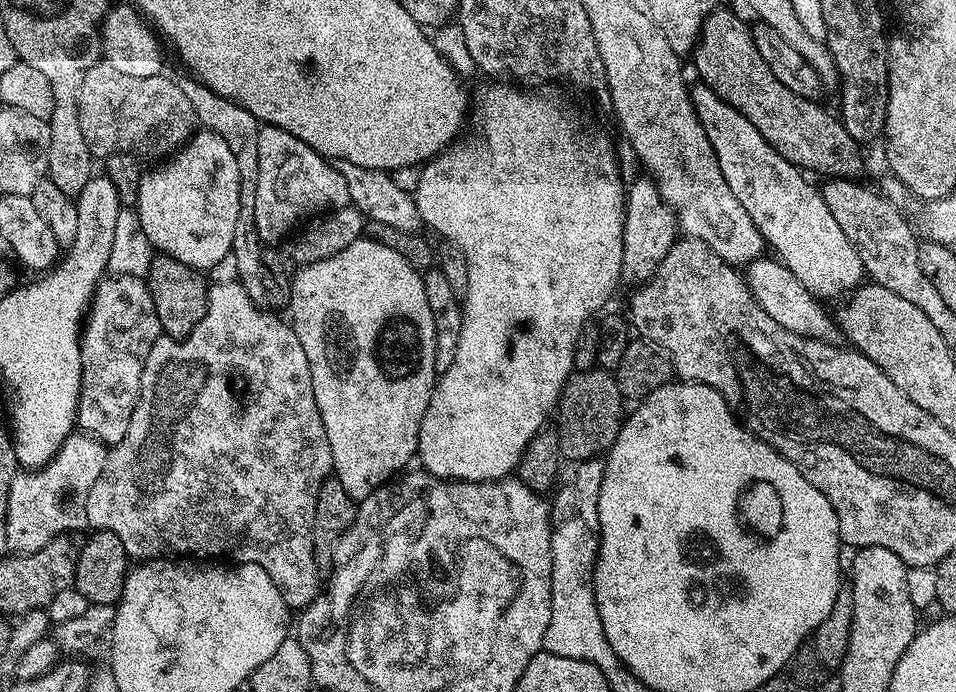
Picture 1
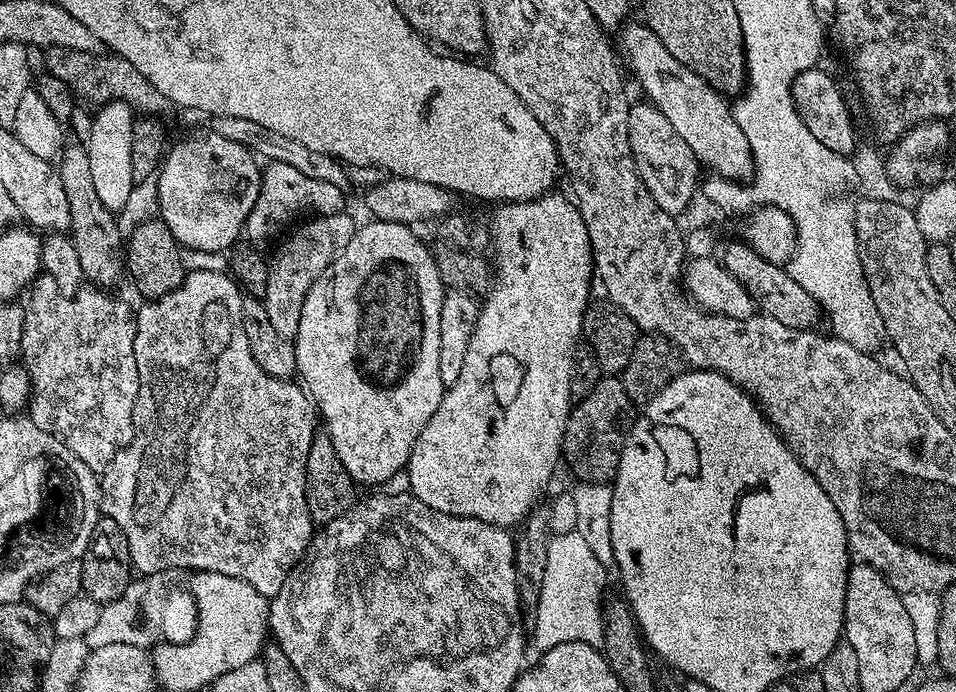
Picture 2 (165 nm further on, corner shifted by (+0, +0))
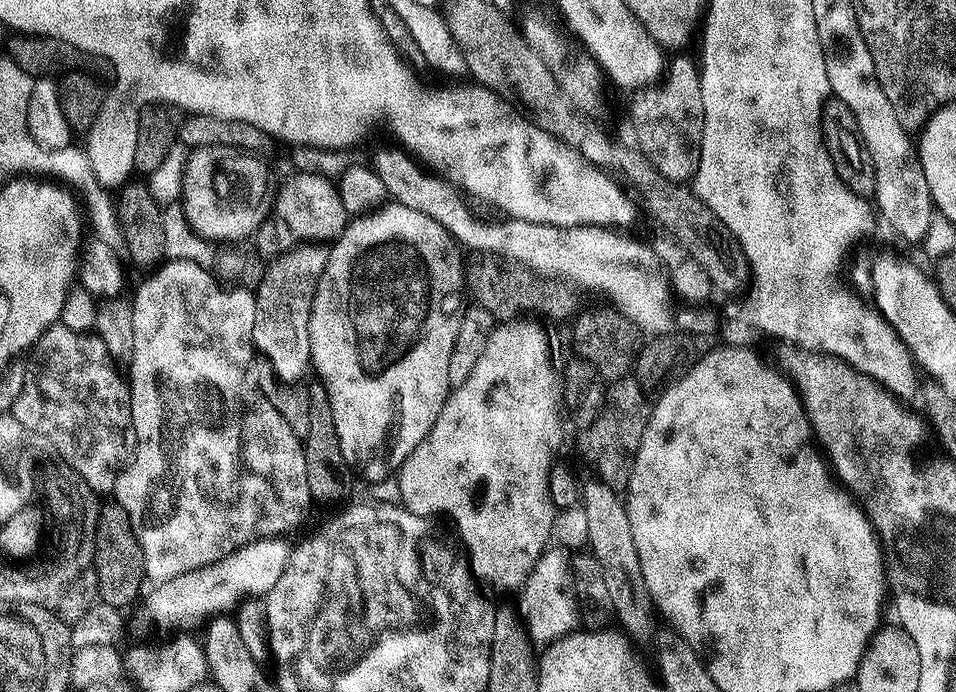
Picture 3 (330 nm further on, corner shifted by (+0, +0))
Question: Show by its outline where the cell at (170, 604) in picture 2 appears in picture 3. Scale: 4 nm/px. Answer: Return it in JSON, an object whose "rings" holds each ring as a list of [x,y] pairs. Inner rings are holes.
{"rings":[[[278,536],[256,540],[210,566],[195,568],[178,574],[176,578],[159,581],[144,604],[149,618],[160,628],[192,630],[195,624],[202,624],[209,616],[231,613],[244,599],[267,597],[288,565],[290,544],[286,541]]]}

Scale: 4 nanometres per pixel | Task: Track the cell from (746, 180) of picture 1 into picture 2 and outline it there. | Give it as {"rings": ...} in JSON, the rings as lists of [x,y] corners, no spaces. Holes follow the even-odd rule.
{"rings":[[[625,23],[619,29],[618,35],[620,35],[621,44],[619,47],[622,52],[622,47],[624,47],[624,52],[628,55],[628,64],[632,67],[632,72],[636,75],[641,90],[648,95],[645,97],[658,110],[662,110],[662,114],[666,114],[670,126],[674,126],[674,131],[682,134],[686,146],[690,146],[690,150],[694,150],[697,160],[705,169],[712,168],[708,170],[715,175],[724,176],[727,180],[737,182],[751,177],[754,172],[754,161],[750,142],[746,142],[746,134],[742,134],[742,126],[738,126],[738,122],[732,117],[732,104],[721,93],[714,91],[701,76],[694,74],[694,70],[682,66],[682,62],[678,62],[678,58],[674,58],[674,54],[670,54],[670,50],[666,50],[666,46],[662,46],[662,42],[658,42],[658,38],[648,29],[647,24],[632,23]]]}

